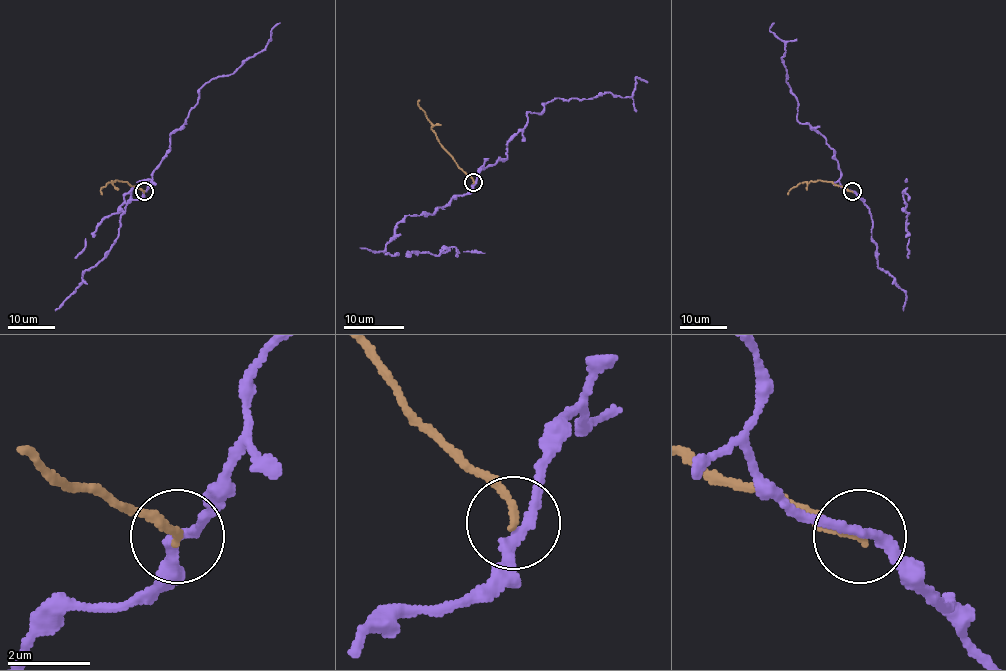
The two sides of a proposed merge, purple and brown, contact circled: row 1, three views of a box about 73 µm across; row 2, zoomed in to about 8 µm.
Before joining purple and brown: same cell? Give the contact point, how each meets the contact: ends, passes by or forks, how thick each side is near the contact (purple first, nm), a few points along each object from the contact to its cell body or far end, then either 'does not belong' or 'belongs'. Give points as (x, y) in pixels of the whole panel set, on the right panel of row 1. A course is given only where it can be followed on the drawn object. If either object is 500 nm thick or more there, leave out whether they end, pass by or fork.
at (852, 191); purple passes by; brown ends there; 260 nm thick on the purple side, 190 nm on the other; purple runs (852, 192), (840, 183), (835, 151), (798, 122), (785, 81), (785, 48), (769, 29), (773, 22); brown runs (852, 192), (821, 180), (801, 182), (788, 194); does not belong

